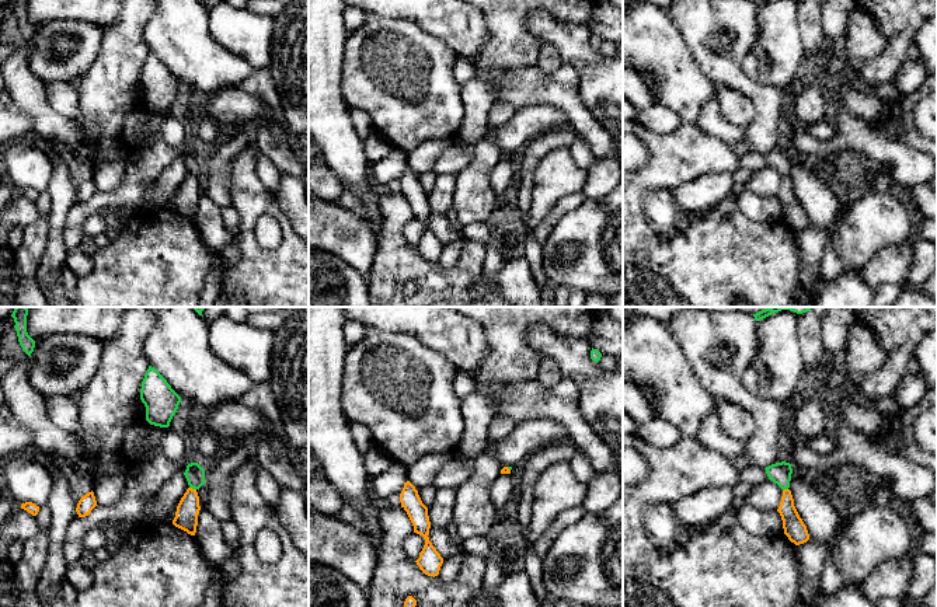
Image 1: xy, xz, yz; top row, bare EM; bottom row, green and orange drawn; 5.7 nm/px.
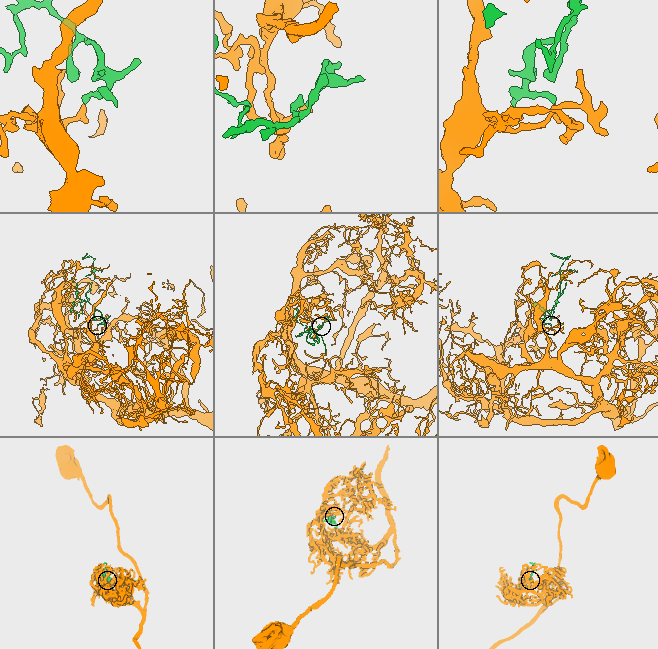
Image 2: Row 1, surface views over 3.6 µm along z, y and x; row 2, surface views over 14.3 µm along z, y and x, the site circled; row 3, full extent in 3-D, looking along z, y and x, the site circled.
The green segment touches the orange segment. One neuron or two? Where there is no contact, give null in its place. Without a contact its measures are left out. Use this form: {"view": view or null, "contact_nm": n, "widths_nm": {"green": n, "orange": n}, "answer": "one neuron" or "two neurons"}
{"view": "xy", "contact_nm": 40, "widths_nm": {"green": 110, "orange": 130}, "answer": "two neurons"}

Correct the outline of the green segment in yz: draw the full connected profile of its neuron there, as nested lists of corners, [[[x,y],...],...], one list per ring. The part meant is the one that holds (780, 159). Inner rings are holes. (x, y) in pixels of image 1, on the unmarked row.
[[[781,147],[764,154],[770,167],[777,170],[783,177],[790,174],[793,154],[790,149]]]

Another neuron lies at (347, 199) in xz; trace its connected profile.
[[[344,191],[335,203],[341,207],[349,209],[358,214],[365,214],[365,207],[360,202],[360,198],[355,192]]]

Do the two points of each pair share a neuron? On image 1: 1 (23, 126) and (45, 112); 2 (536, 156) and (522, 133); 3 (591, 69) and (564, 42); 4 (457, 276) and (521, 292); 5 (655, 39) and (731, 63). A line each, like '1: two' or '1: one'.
1: two
2: two
3: one
4: two
5: two

